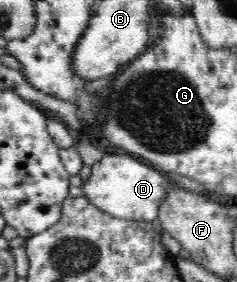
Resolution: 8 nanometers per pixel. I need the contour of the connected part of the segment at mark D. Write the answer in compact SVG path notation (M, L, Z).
M104 155L101 161L92 166L89 179L82 185L82 193L99 206L105 213L113 217L121 217L152 222L158 217L159 204L164 200L168 189L167 179L159 174L154 167L147 167L141 159L127 155Z

